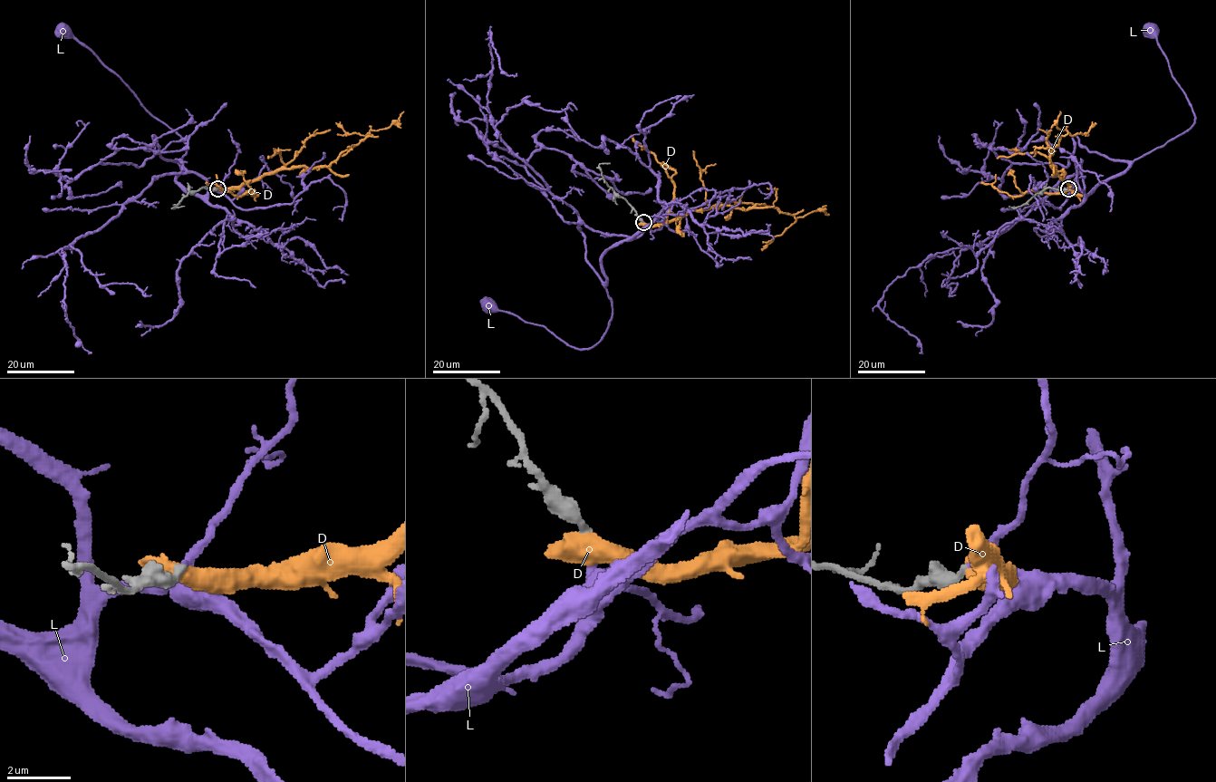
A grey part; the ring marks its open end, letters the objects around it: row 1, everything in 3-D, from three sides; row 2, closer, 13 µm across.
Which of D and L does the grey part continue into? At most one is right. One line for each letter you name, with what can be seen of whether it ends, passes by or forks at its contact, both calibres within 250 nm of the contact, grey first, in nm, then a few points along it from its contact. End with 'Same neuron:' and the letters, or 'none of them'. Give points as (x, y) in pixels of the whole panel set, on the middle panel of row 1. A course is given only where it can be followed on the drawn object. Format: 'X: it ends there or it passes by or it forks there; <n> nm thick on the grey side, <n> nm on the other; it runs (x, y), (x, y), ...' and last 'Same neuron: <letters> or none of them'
L: it passes by; 360 nm thick on the grey side, 150 nm on the other; it runs (643, 222), (639, 236), (613, 244), (602, 257), (612, 319), (590, 348), (576, 349), (543, 325), (487, 304)
Same neuron: L

